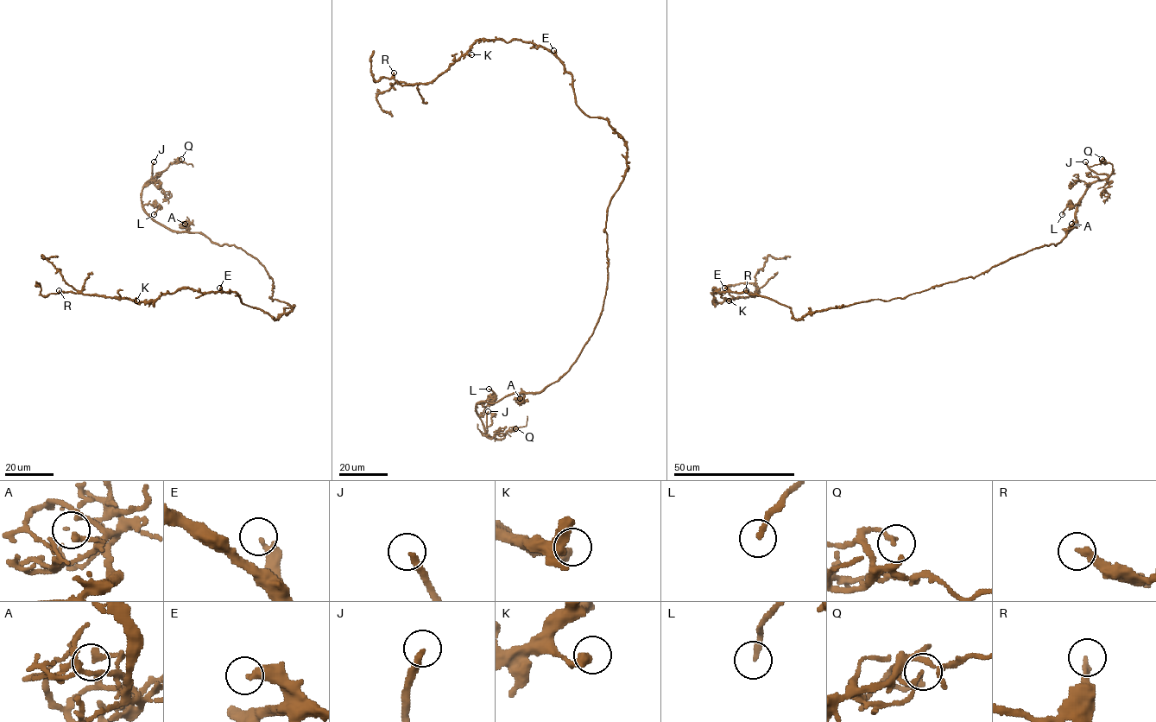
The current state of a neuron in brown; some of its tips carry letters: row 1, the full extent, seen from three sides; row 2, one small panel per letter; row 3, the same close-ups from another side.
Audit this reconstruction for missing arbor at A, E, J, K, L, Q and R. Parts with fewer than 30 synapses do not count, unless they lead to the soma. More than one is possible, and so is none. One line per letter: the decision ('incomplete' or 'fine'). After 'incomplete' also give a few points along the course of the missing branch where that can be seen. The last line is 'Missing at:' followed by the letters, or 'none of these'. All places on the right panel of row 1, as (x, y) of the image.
A: fine
E: fine
J: incomplete; missing branch runs (1085, 161), (1077, 148), (1075, 136), (1066, 124), (1061, 123)
K: fine
L: fine
Q: fine
R: incomplete; missing branch runs (746, 290), (739, 287), (733, 294), (738, 300), (736, 307)
Missing at: J, R

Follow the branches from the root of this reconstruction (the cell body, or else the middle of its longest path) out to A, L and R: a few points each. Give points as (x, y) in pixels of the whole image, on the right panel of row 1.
A: (863, 301), (905, 298), (975, 277), (1035, 248), (1056, 245), (1071, 224)
L: (863, 301), (905, 298), (975, 277), (1035, 248), (1056, 245), (1077, 224), (1077, 205), (1068, 205), (1062, 214)
R: (863, 301), (799, 319), (790, 307), (745, 292), (714, 288), (713, 302), (759, 292), (746, 290)

